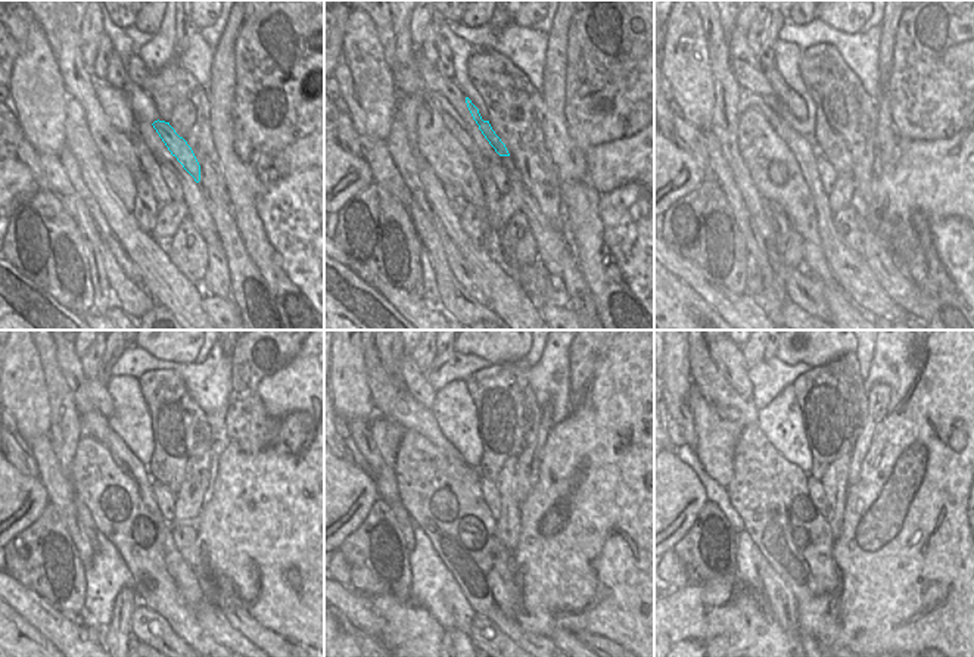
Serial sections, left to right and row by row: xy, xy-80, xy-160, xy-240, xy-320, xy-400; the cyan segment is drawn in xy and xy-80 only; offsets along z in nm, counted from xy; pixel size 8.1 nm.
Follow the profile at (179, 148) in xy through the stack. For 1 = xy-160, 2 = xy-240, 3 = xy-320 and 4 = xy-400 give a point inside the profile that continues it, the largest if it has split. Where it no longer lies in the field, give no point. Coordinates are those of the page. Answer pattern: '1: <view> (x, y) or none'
1: xy-160 (796, 105)
2: xy-240 (97, 392)
3: xy-320 (414, 380)
4: xy-400 (730, 360)

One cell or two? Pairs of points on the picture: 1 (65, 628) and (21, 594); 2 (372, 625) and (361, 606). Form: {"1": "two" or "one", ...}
{"1": "one", "2": "one"}

